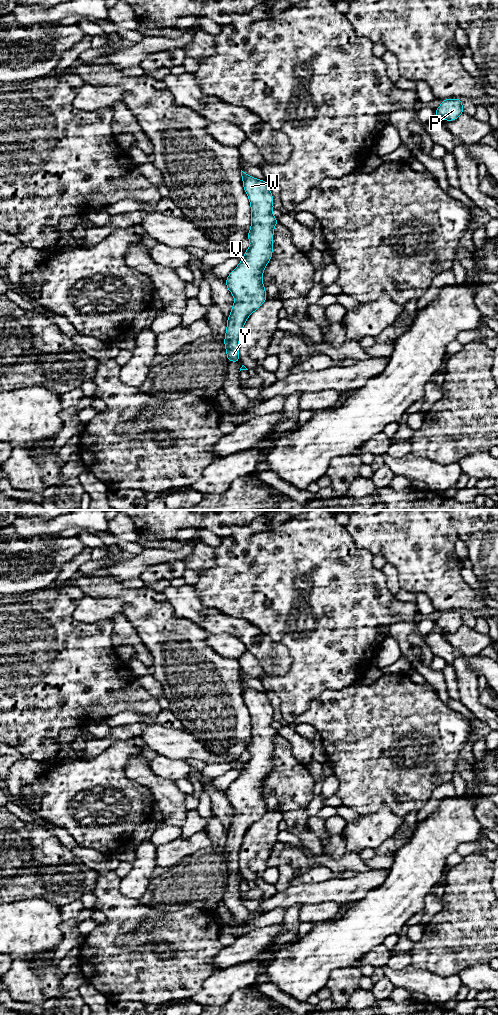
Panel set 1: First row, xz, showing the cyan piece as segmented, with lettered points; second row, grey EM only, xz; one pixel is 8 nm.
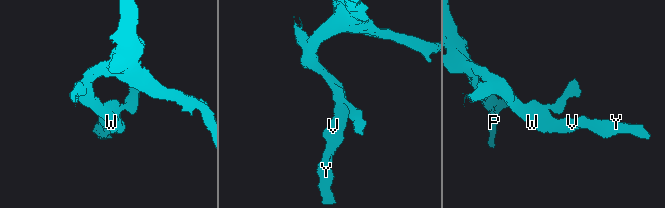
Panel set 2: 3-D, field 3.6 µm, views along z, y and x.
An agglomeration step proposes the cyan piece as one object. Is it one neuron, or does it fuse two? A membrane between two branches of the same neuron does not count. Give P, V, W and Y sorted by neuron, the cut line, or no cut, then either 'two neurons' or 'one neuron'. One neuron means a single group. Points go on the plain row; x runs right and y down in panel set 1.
P V W Y | no cut | one neuron

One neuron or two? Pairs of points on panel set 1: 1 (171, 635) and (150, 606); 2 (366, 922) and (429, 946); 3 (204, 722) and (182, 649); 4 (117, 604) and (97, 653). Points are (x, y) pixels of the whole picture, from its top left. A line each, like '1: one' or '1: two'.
1: one
2: two
3: one
4: two

